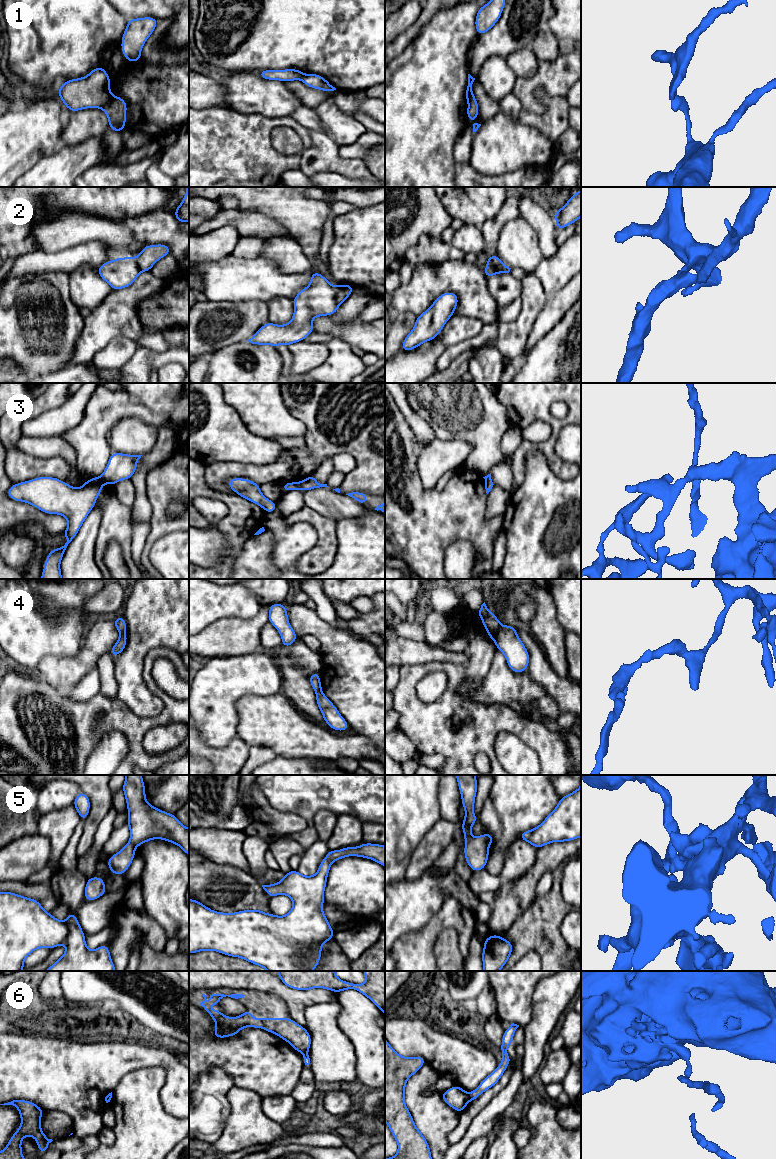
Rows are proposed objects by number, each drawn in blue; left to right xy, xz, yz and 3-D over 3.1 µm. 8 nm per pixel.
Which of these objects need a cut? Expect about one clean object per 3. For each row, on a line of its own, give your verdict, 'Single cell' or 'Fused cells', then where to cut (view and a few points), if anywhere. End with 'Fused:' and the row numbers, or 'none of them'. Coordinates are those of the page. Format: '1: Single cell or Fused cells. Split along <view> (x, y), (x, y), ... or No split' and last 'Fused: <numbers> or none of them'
1: Fused cells. Split along xy (112, 96), (102, 108)
2: Fused cells. Split along xz (336, 286), (335, 301), (339, 305)
3: Fused cells. Split along xz (297, 483), (300, 488)
4: Fused cells. Split along yz (501, 626), (493, 639)
5: Fused cells. Split along yz (472, 838), (465, 844)
6: Fused cells. Split along yz (467, 1094), (469, 1100)
Fused: 1, 2, 3, 4, 5, 6

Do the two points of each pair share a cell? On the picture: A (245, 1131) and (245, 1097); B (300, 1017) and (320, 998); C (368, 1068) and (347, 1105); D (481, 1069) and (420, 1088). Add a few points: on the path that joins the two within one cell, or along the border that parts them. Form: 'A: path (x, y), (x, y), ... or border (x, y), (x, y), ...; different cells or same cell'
A: path (245, 1123), (245, 1111), (241, 1107), (242, 1105); same cell
B: path (300, 1009), (300, 1006), (308, 998), (312, 998); same cell
C: border (355, 1104), (353, 1110); different cells
D: border (426, 1061), (439, 1075); different cells

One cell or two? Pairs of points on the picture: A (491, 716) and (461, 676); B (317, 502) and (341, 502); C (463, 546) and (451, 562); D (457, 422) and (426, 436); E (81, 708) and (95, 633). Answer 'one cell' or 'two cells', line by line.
A: one cell
B: one cell
C: one cell
D: two cells
E: two cells

